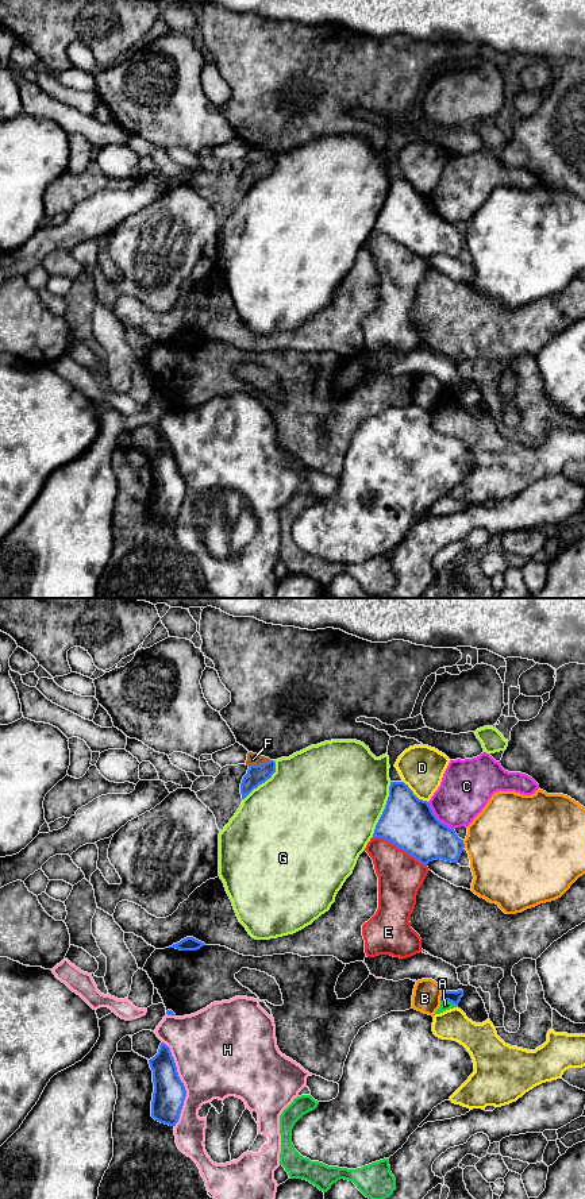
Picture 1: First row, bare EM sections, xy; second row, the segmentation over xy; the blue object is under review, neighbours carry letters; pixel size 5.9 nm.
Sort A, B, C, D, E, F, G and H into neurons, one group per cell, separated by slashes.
A / B / C / D / E / F / G / H

